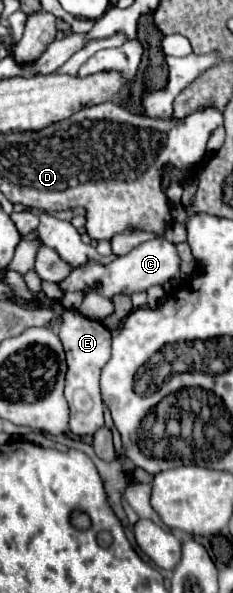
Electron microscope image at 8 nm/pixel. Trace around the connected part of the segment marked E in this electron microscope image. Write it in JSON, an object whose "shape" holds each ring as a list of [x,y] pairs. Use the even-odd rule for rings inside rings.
{"shape":[[[64,309],[60,315],[58,337],[66,351],[66,389],[64,395],[70,405],[70,431],[78,437],[92,437],[100,427],[104,427],[104,403],[100,395],[100,371],[110,357],[112,335],[104,323],[84,317],[76,309]]]}

